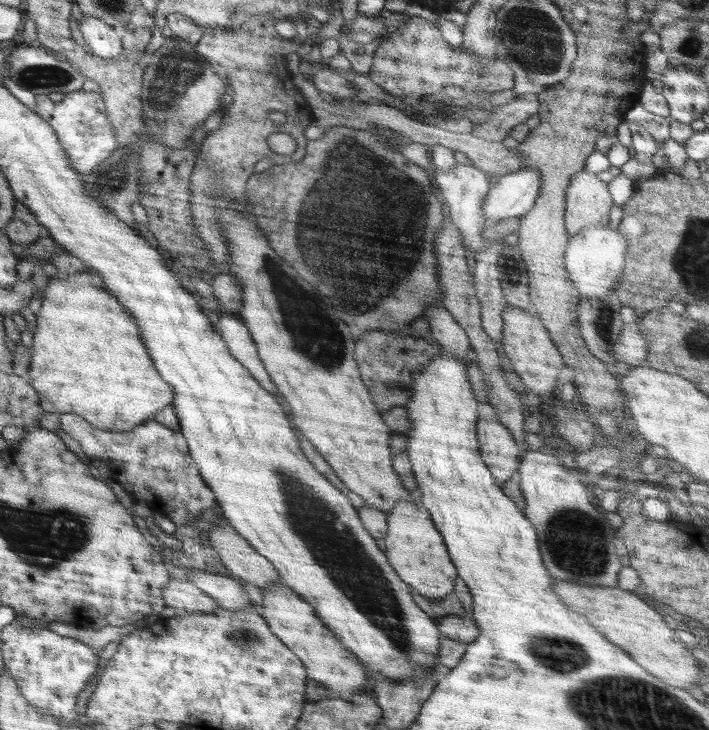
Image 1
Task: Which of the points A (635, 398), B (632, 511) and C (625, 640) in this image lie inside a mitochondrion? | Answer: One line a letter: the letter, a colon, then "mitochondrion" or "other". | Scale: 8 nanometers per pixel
A: other
B: other
C: other

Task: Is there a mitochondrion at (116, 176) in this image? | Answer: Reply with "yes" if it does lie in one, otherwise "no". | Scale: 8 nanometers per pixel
yes

